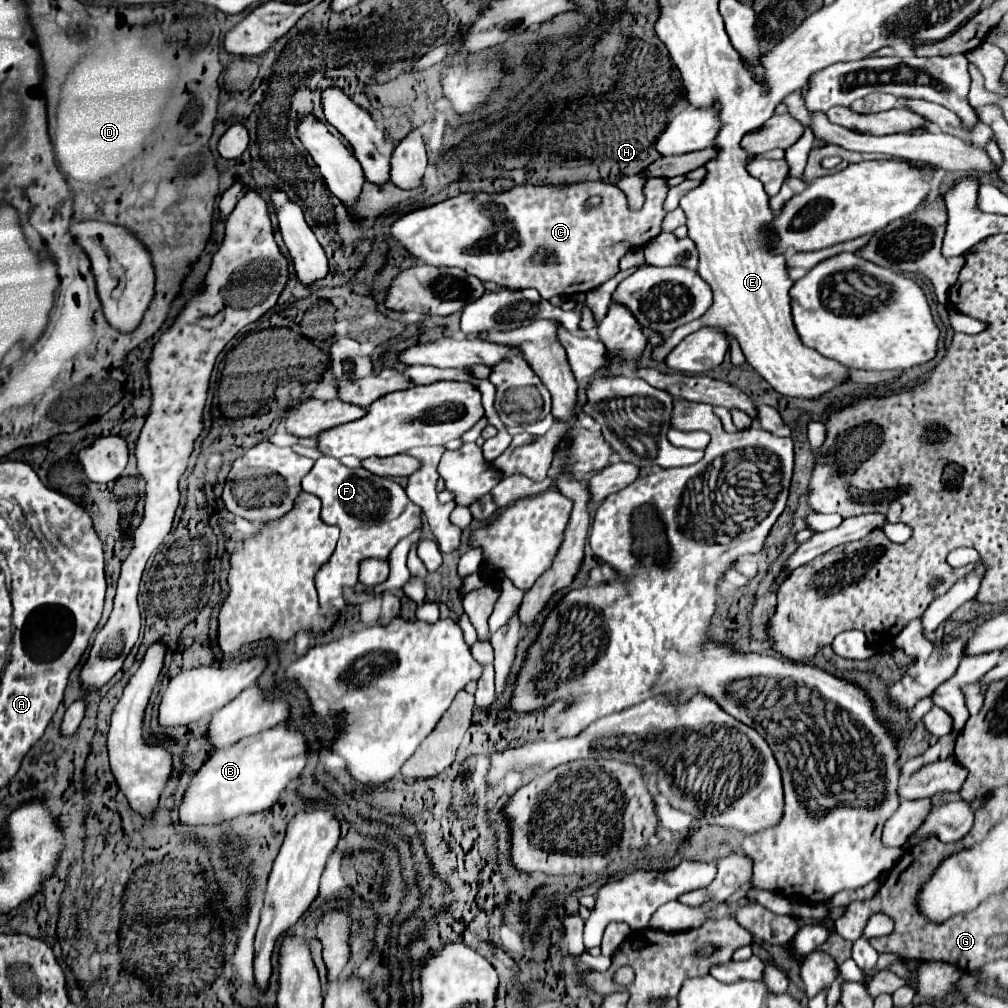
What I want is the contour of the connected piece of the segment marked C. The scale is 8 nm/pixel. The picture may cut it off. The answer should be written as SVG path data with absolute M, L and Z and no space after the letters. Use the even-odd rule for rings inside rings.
M649 179L643 188L643 194L643 209L631 211L627 195L619 187L601 181L579 181L567 185L527 183L497 193L461 193L447 201L413 209L401 215L391 223L389 233L409 255L413 255L421 263L459 267L483 281L493 281L511 289L533 287L543 299L551 299L553 295L587 293L609 281L619 273L619 259L629 249L649 243L659 233L661 221L665 217L663 199L667 195L667 179ZM595 195L601 197L601 203L595 207L587 207L587 201Z

